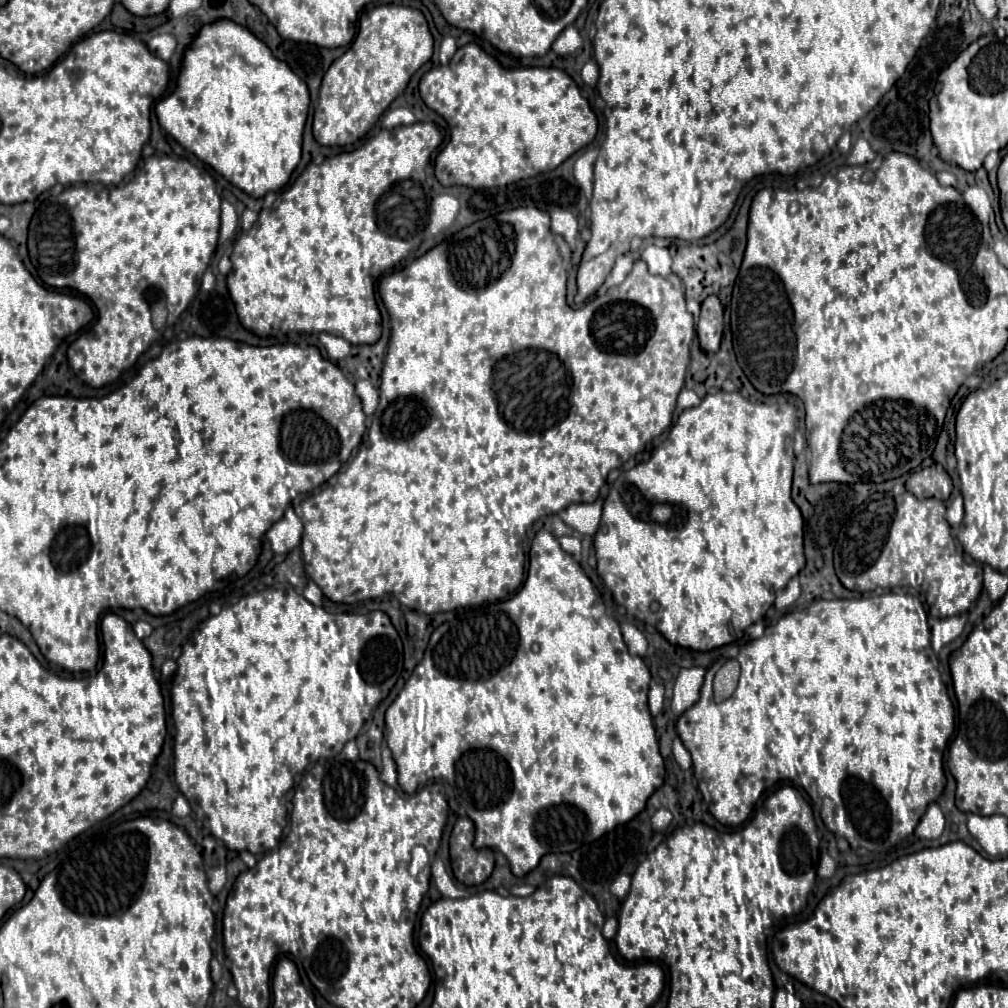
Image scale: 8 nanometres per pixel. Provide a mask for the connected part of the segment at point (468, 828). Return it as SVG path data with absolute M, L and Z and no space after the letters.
M461 817L451 831L449 849L455 877L465 885L481 883L493 871L493 851L475 849L473 839L475 839L475 825L471 823L469 817Z

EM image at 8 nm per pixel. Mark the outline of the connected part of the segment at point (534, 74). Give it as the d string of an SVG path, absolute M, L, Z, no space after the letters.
M475 43L459 47L447 67L425 73L419 93L451 129L449 143L435 159L435 177L445 187L503 187L553 171L597 135L597 117L565 71L503 69Z

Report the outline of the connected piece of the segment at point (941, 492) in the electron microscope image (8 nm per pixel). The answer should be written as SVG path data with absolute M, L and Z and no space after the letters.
M935 465L913 473L905 487L915 497L937 497L943 501L947 501L953 491L953 483L951 483L951 477L947 475L947 471L941 467L935 467Z

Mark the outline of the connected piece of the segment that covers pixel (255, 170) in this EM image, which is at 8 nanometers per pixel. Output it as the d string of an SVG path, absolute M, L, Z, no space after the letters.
M227 19L205 25L201 29L195 43L185 51L177 89L167 99L159 99L155 103L159 125L173 139L177 139L187 151L197 155L203 163L211 165L219 175L251 197L277 191L291 179L291 173L301 161L307 111L307 85L287 67L287 63L275 59L263 41L251 35L245 27Z

